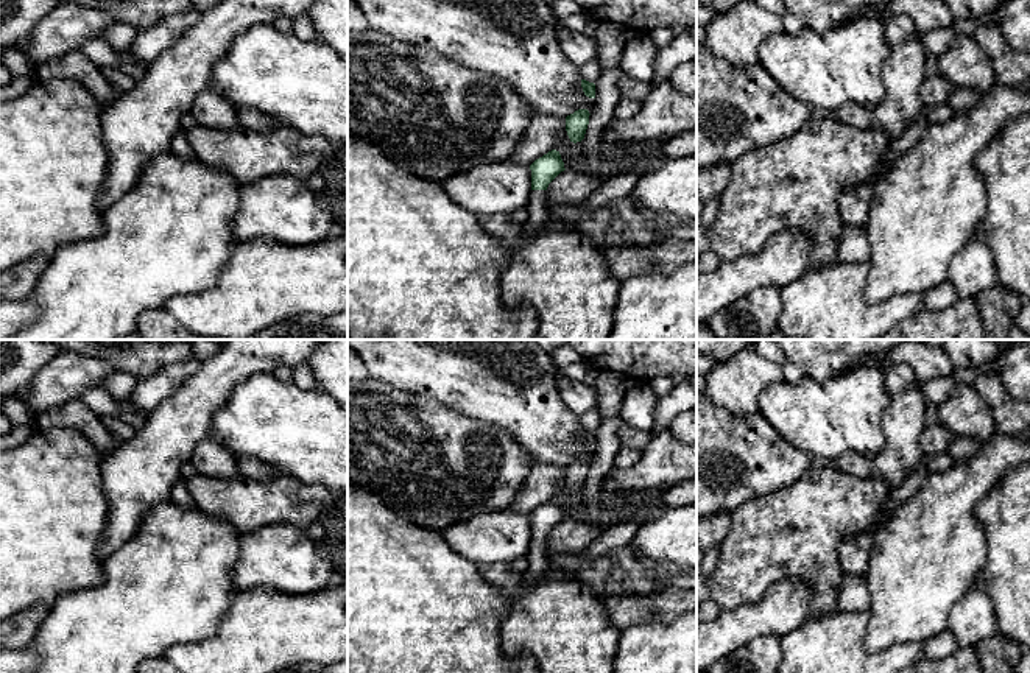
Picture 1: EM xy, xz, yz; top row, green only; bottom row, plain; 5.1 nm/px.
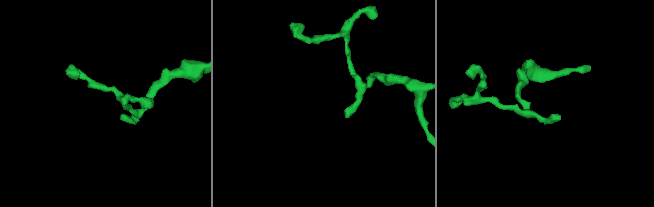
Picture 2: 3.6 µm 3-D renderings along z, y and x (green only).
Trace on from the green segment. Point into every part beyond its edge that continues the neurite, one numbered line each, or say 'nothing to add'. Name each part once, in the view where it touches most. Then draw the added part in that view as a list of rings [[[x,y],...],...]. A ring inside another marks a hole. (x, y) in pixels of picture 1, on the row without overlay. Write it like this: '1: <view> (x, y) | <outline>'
1: xz (538, 564) | [[[531,539],[528,550],[528,567],[522,573],[524,584],[533,586],[547,572],[550,572],[550,564],[545,551],[545,539]]]

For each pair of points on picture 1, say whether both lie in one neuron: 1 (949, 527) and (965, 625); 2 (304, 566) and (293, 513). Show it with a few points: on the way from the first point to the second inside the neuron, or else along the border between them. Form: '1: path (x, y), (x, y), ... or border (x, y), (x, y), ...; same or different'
1: border (974, 583), (955, 603), (946, 627); different
2: border (261, 527), (292, 524), (304, 530); different

